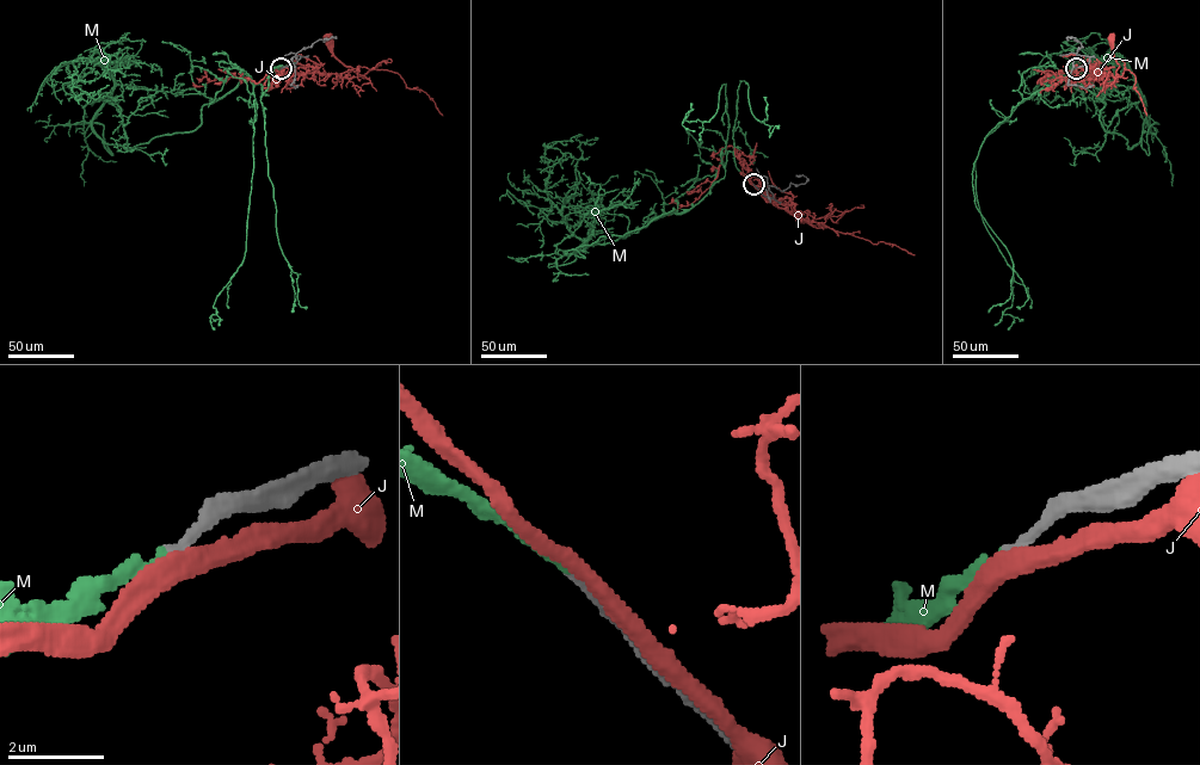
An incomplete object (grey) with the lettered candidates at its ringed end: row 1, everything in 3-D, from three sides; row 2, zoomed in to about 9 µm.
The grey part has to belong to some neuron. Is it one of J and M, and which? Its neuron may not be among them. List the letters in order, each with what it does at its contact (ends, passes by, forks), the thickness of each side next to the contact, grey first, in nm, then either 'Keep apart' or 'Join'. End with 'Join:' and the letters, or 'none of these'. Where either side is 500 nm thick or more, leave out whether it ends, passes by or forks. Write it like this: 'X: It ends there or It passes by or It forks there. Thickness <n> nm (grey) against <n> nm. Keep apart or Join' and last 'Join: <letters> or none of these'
J: It passes by. Thickness 240 nm (grey) against 380 nm. Keep apart
M: It ends there. Thickness 220 nm (grey) against 190 nm. Join
Join: M

